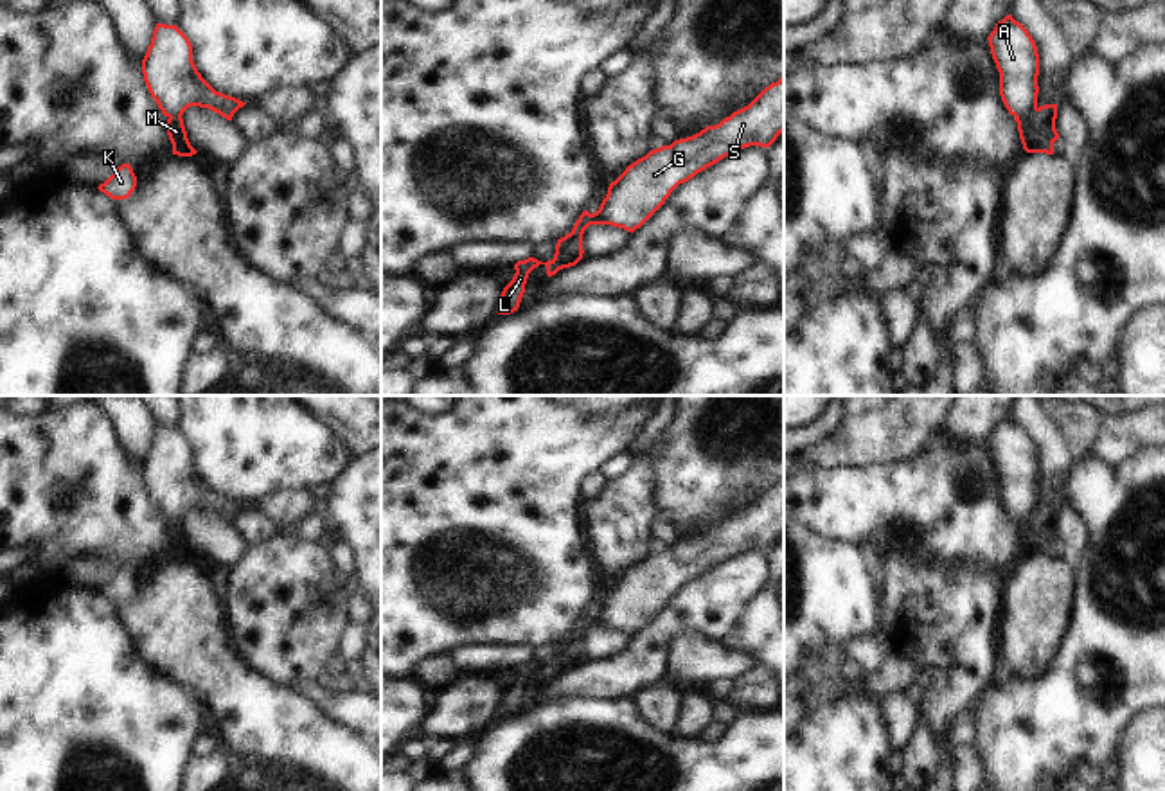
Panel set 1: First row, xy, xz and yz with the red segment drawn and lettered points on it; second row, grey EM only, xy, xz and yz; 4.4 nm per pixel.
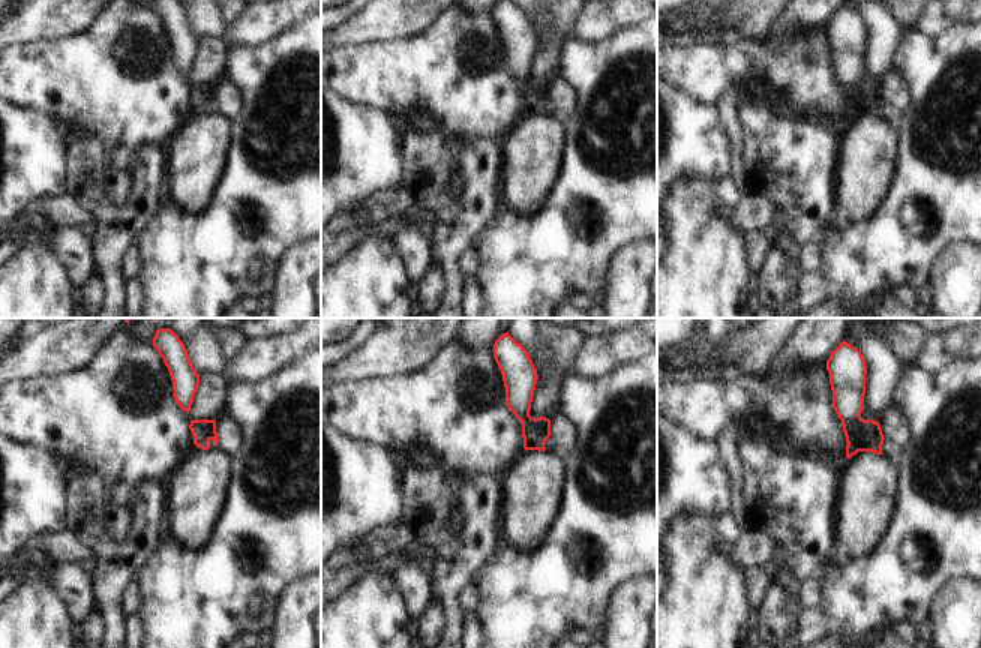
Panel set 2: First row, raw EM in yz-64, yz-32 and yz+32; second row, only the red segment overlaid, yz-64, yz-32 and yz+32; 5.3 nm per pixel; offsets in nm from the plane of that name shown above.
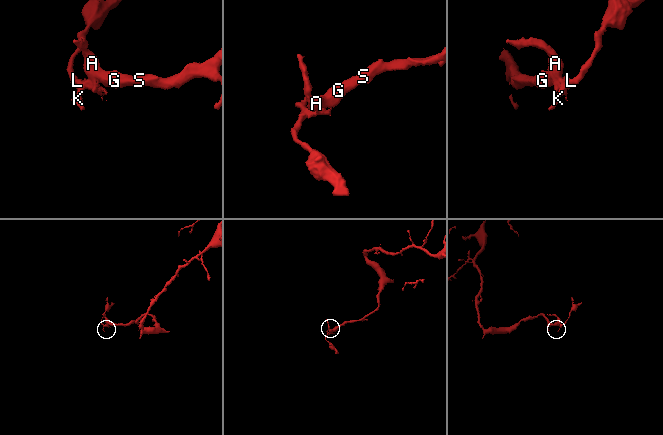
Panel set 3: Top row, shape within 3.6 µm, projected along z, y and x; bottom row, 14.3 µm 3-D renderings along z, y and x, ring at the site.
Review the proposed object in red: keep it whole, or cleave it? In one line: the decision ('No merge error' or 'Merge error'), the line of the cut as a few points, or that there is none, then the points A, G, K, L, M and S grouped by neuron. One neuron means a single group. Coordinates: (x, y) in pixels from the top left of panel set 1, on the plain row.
Merge error. Split along yz (1036, 509), (1016, 522). Groups: A G S / K L M

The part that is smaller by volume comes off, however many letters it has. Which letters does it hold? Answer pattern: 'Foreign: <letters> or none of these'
Foreign: K, L, M

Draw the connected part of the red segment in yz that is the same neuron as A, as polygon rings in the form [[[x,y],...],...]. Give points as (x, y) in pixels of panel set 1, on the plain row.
[[[1007,417],[991,435],[989,449],[1000,475],[1000,498],[1010,518],[1037,511],[1039,457],[1028,433]]]

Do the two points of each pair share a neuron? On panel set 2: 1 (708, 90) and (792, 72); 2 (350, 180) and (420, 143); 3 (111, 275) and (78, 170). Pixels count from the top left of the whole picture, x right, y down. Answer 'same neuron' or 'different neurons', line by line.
1: same neuron
2: different neurons
3: same neuron

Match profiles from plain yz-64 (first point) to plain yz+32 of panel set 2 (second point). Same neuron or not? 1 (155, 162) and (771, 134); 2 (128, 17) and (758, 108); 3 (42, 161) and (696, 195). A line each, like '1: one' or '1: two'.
1: one
2: two
3: two

